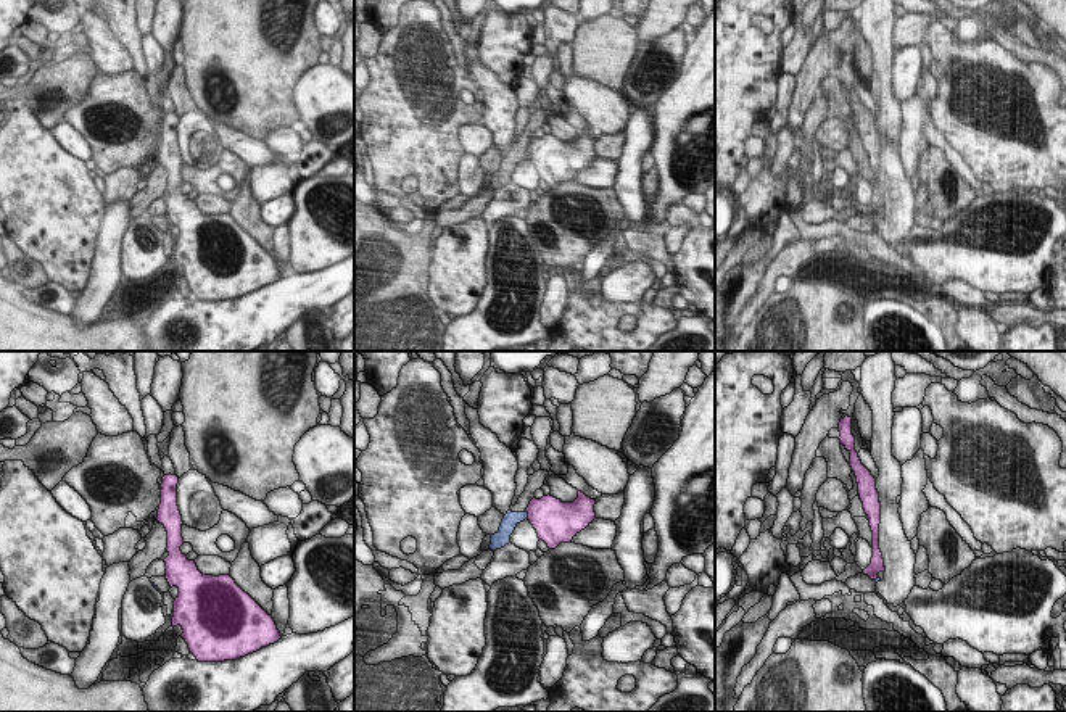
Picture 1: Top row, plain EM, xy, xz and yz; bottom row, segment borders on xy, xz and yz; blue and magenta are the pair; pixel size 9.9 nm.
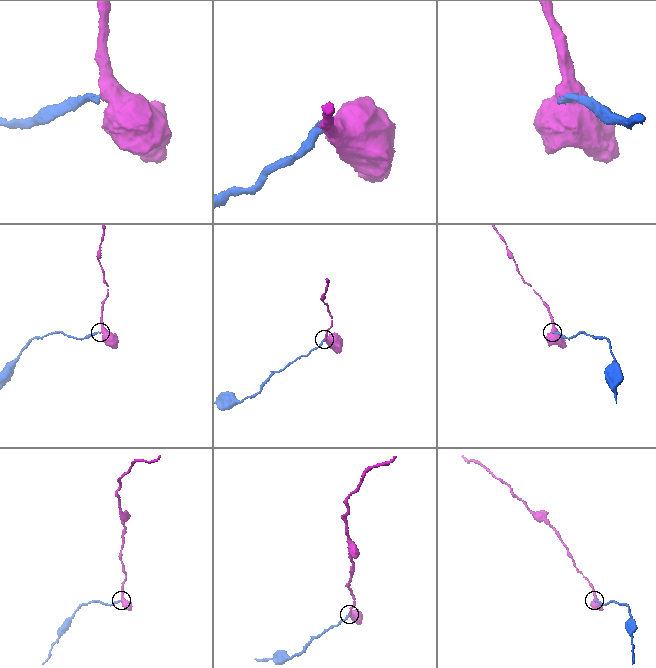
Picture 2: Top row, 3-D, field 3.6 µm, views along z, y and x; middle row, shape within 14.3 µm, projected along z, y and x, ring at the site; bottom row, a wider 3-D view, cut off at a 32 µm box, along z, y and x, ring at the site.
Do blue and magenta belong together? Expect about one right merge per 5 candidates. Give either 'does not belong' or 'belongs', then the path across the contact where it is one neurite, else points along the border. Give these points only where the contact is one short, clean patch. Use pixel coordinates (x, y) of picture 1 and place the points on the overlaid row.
does not belong; border xz (525, 509), (528, 516)

